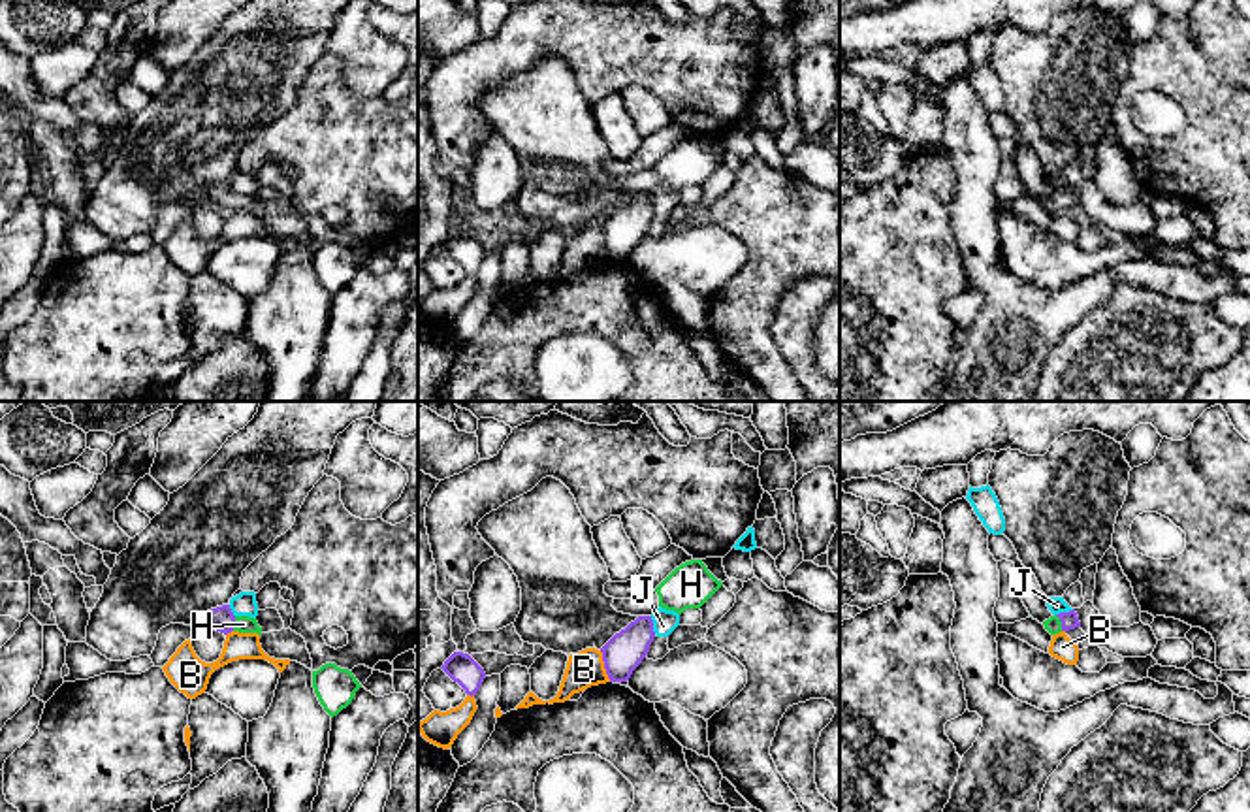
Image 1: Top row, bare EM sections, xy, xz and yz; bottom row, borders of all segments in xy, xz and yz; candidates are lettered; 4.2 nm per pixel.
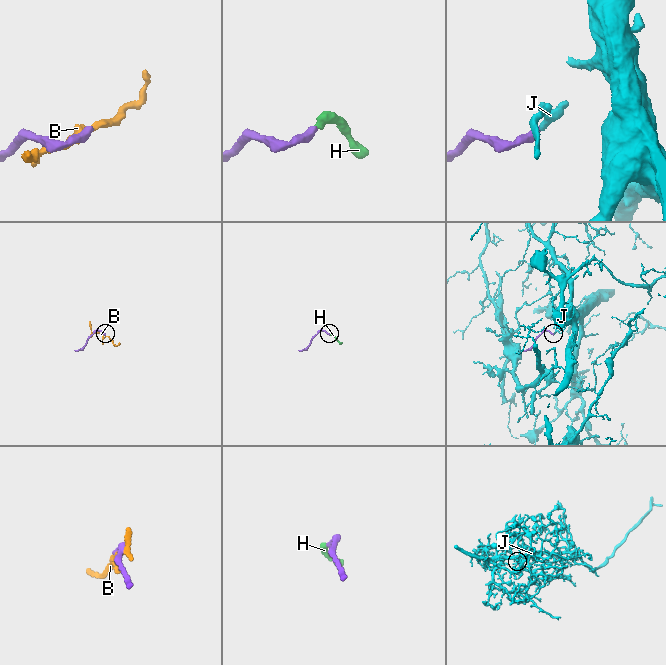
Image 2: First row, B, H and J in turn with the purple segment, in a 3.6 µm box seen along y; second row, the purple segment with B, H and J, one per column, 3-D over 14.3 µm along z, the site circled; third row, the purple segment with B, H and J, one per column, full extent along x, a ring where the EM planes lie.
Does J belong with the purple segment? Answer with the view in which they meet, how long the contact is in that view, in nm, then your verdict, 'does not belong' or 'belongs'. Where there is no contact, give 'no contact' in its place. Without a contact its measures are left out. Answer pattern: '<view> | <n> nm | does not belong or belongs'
xz | 80 nm | does not belong

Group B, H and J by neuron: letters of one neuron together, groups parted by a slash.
B / H / J

